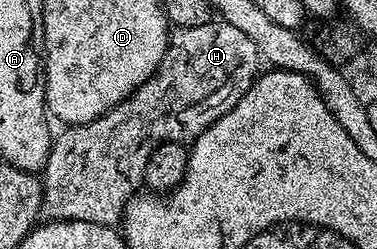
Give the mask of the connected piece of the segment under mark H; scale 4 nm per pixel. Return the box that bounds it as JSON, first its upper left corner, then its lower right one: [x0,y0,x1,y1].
[42,20,261,227]

